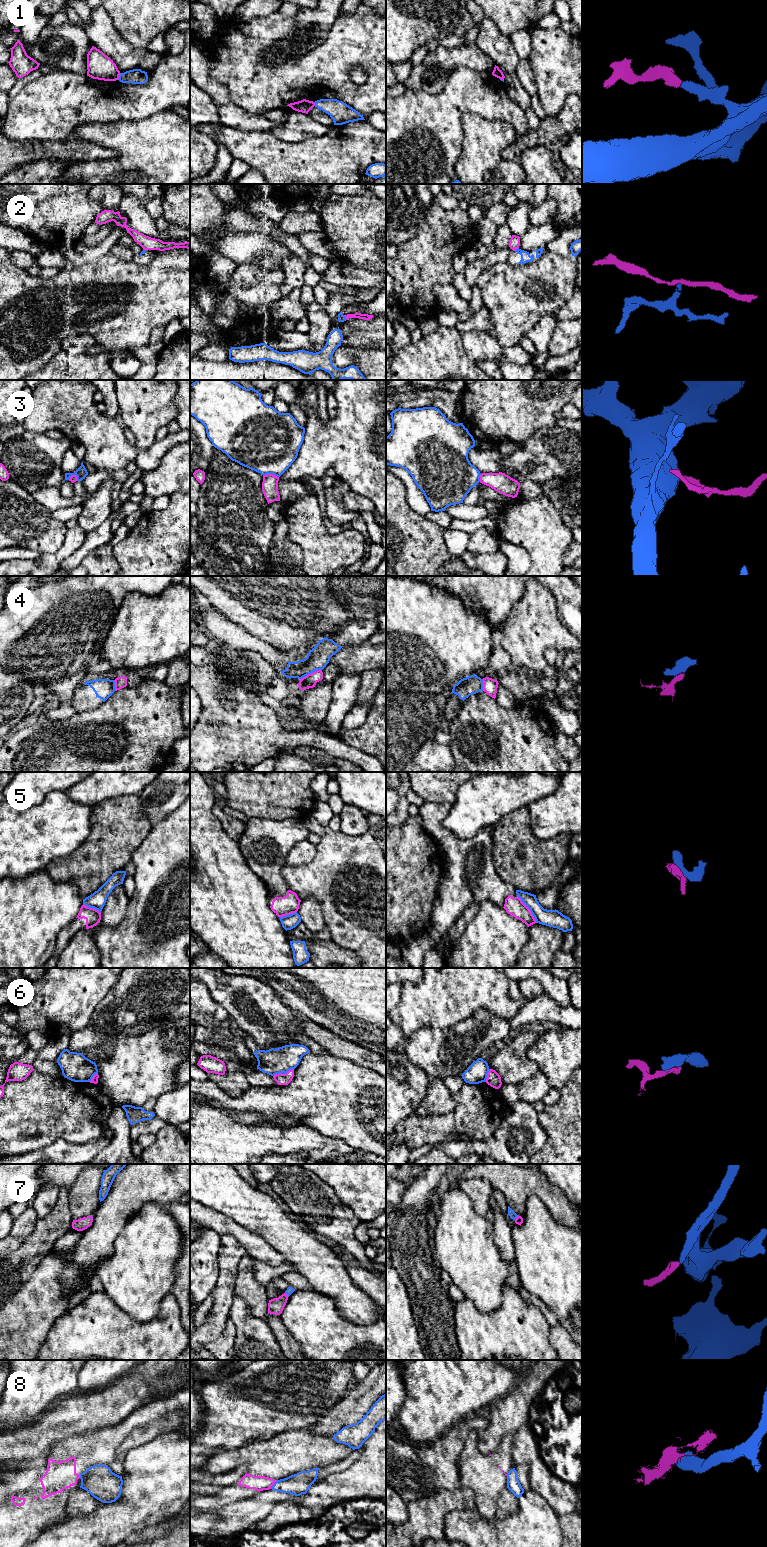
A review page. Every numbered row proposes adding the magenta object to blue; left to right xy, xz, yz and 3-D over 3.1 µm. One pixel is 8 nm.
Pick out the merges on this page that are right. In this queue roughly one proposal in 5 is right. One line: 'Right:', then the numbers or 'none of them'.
Right: 7

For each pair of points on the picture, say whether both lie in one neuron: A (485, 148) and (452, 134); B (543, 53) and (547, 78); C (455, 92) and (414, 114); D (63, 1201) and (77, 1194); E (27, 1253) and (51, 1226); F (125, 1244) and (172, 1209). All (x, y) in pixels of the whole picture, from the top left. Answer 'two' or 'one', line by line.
A: two
B: one
C: one
D: two
E: one
F: two

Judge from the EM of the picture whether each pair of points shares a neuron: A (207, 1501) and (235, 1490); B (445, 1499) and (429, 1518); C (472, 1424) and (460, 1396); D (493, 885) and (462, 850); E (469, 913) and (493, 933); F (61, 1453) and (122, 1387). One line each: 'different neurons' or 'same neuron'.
A: same neuron
B: same neuron
C: different neurons
D: same neuron
E: different neurons
F: different neurons

